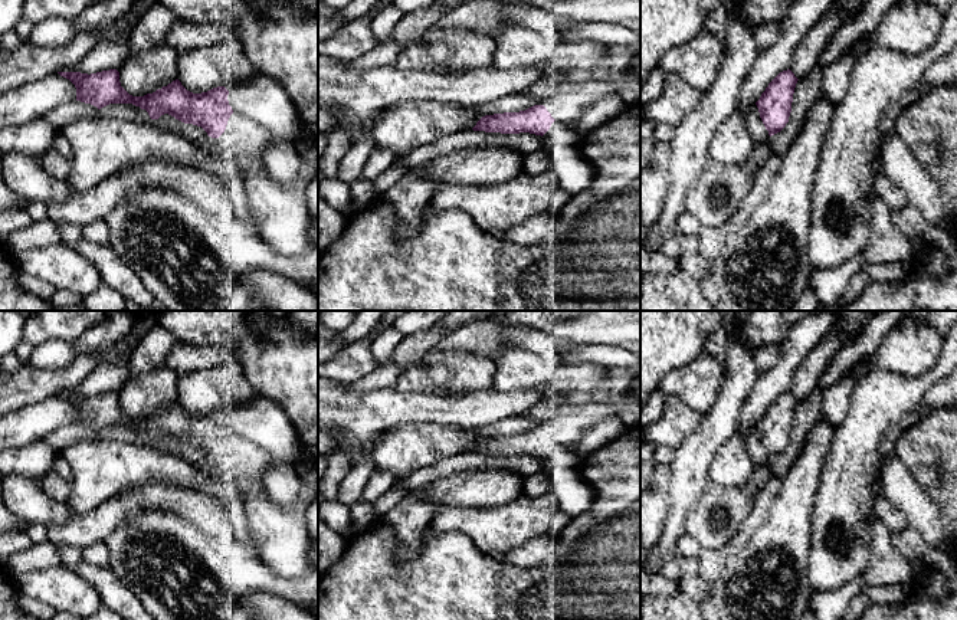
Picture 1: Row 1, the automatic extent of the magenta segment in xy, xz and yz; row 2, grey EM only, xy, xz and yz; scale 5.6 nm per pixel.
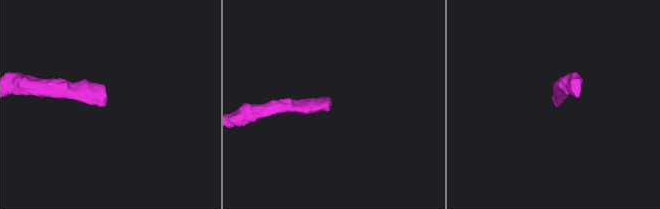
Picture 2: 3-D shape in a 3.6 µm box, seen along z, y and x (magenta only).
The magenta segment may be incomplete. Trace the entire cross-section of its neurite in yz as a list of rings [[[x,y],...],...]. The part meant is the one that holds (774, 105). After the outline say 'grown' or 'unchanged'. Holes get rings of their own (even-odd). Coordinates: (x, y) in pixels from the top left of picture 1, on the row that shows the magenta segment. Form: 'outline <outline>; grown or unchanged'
outline [[[790,69],[780,72],[745,112],[747,127],[756,144],[767,141],[789,122],[797,81]]]; grown

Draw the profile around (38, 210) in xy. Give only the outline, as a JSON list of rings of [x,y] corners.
[[[42,201],[27,203],[26,211],[29,213],[33,223],[39,223],[49,217],[47,204],[42,203]]]

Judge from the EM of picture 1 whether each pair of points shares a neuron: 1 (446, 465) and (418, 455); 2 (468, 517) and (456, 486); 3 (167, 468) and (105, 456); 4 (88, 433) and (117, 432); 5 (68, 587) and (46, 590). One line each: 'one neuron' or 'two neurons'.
1: two neurons
2: two neurons
3: one neuron
4: one neuron
5: one neuron

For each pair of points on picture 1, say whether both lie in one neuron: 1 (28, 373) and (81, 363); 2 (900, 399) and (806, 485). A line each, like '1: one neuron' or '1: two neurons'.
1: one neuron
2: two neurons

